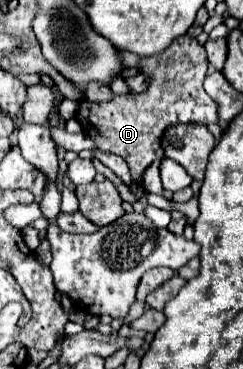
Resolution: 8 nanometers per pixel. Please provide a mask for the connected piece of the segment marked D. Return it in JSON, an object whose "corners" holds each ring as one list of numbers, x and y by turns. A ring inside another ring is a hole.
{"corners":[[183,35,159,55,143,57,139,61,139,69,151,77,151,85,145,93,115,95,107,103,81,101,77,111,79,123,101,151,115,153,127,161,131,175,135,177,135,185,131,187,135,197,141,199,145,195,141,173,155,159,163,159,159,139,171,123,217,123,217,103,203,89,207,67,209,63,205,49,197,43,195,37]]}

